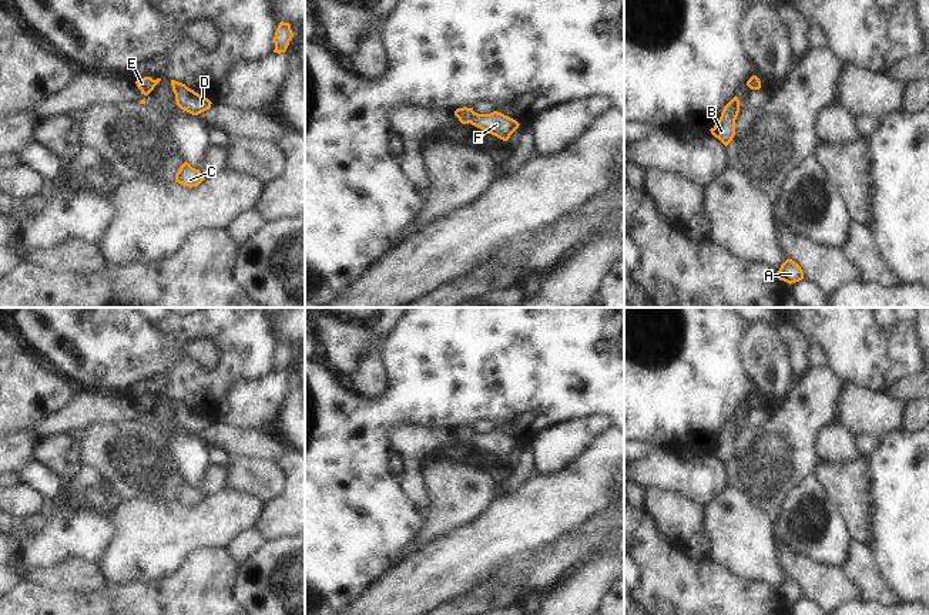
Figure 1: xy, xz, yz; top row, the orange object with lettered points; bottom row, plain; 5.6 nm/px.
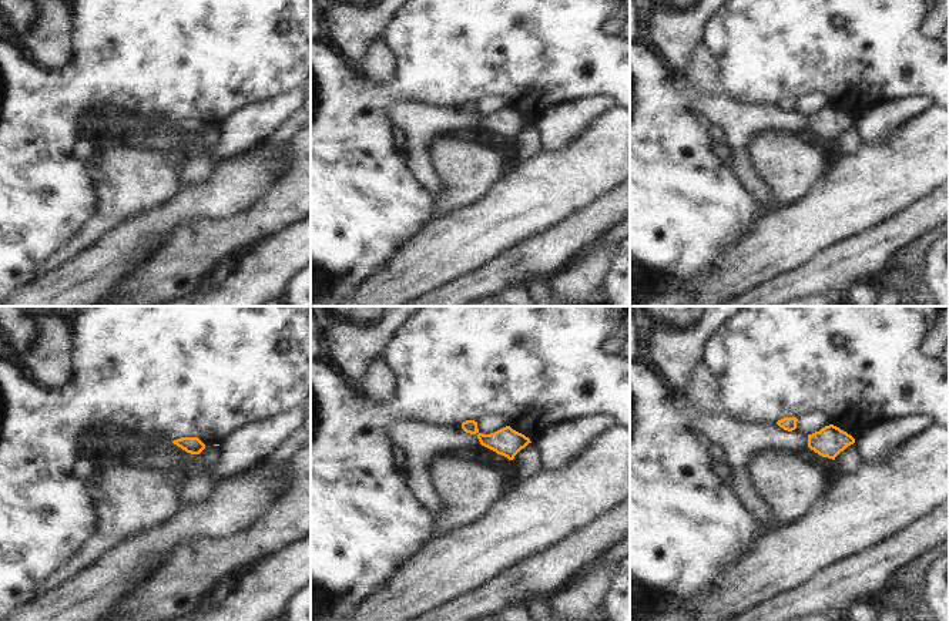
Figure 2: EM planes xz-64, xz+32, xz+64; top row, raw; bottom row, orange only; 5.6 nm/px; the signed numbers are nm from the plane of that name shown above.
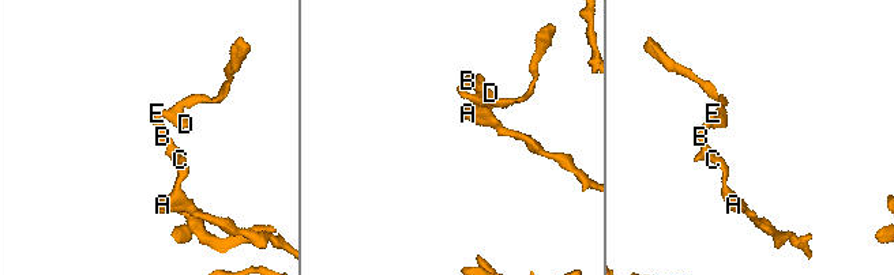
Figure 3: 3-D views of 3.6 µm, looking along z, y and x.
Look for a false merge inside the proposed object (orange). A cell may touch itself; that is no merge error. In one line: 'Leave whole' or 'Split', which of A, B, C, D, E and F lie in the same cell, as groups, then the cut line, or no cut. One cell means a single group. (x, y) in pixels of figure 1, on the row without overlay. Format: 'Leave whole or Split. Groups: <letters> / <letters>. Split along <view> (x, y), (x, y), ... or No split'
Leave whole. Groups: A B C D E F. No split

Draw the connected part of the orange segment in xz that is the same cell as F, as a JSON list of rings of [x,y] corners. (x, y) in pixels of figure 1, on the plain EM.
[[[457,427],[455,434],[462,443],[472,443],[487,453],[492,453],[503,460],[507,460],[510,454],[519,447],[519,441],[502,431],[493,430],[490,433],[477,433],[473,427]]]

